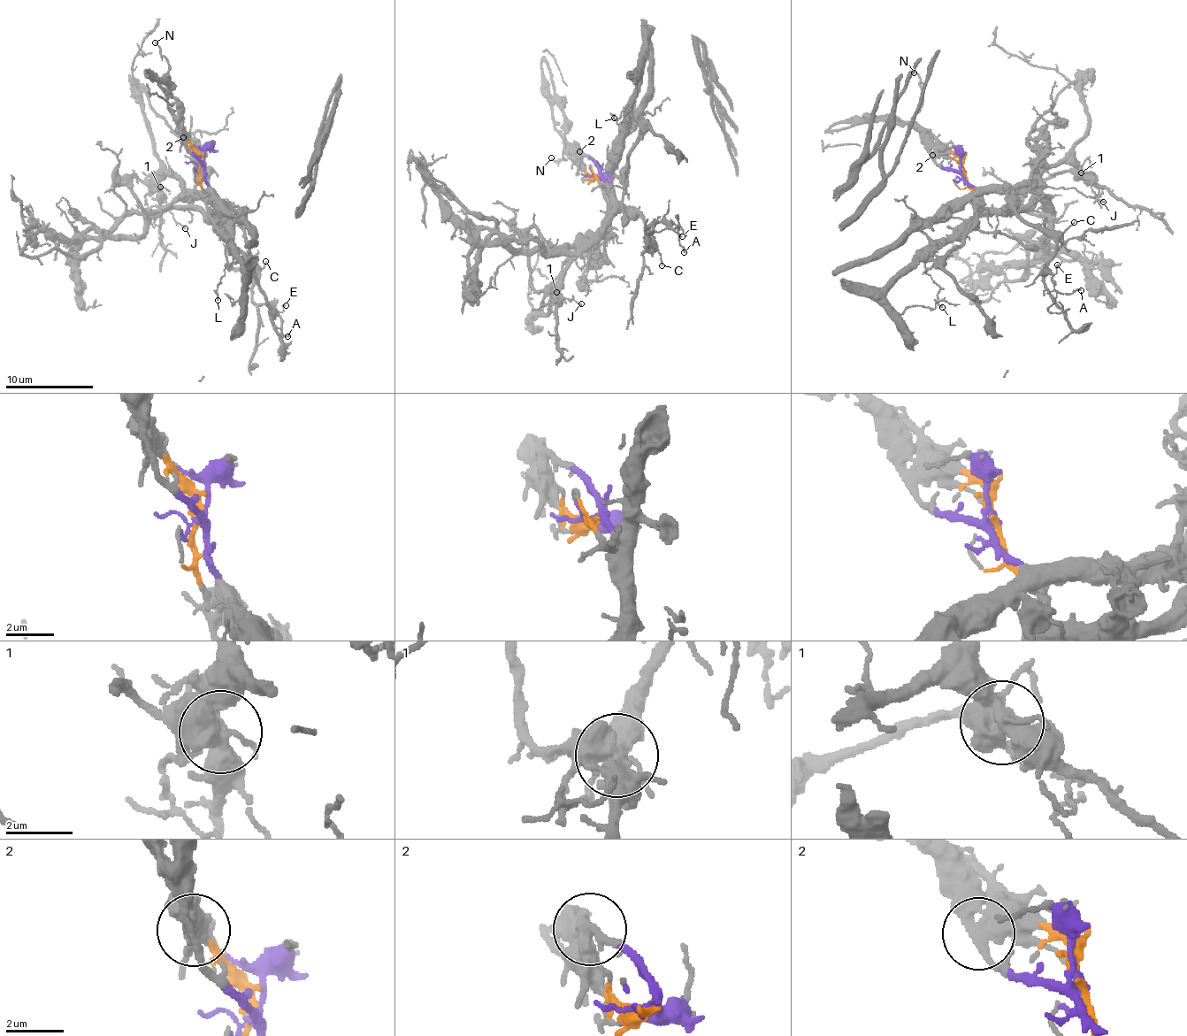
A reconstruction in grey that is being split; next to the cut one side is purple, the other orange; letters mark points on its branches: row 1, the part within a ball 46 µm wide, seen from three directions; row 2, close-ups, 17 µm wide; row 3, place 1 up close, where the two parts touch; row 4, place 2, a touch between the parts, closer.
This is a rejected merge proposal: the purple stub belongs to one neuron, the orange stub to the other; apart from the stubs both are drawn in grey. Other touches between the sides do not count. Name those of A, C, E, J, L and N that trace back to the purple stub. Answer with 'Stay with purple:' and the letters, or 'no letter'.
Stay with purple: J, L, N

